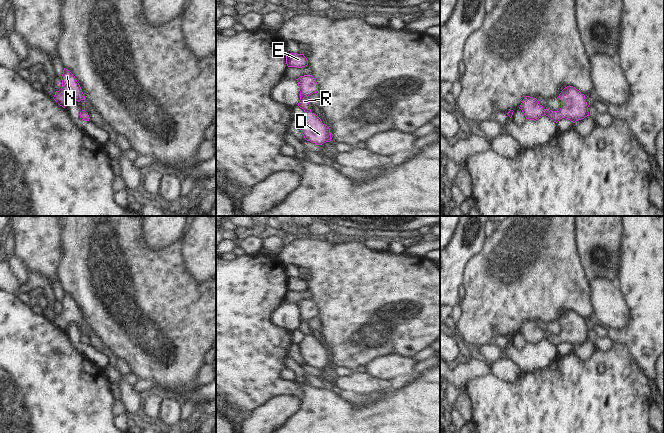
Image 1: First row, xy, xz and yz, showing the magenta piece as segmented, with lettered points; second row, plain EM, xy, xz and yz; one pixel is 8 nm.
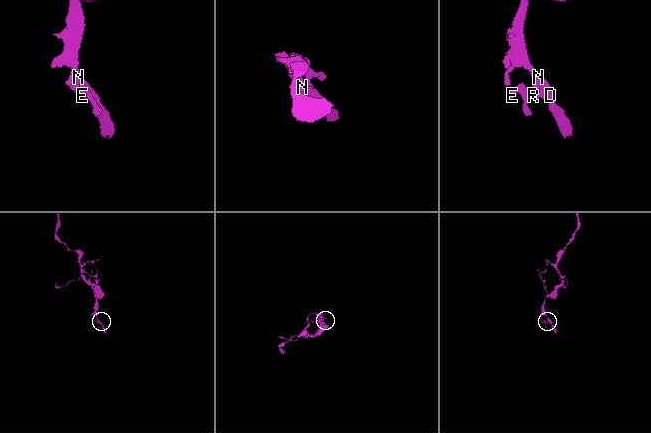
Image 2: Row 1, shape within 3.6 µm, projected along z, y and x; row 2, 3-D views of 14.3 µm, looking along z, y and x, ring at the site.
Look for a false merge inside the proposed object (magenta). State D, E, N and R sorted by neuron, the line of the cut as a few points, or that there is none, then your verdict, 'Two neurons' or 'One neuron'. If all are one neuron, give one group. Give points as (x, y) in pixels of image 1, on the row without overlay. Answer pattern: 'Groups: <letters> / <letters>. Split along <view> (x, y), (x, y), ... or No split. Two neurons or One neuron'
Groups: D E N R. No split. One neuron

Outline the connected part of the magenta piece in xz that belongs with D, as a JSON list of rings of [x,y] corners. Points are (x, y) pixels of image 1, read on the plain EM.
[[[312,299],[300,300],[296,303],[300,315],[298,330],[304,334],[304,339],[298,344],[301,357],[305,364],[322,369],[331,365],[330,353],[321,343],[311,336],[308,320],[317,317],[318,308]]]

